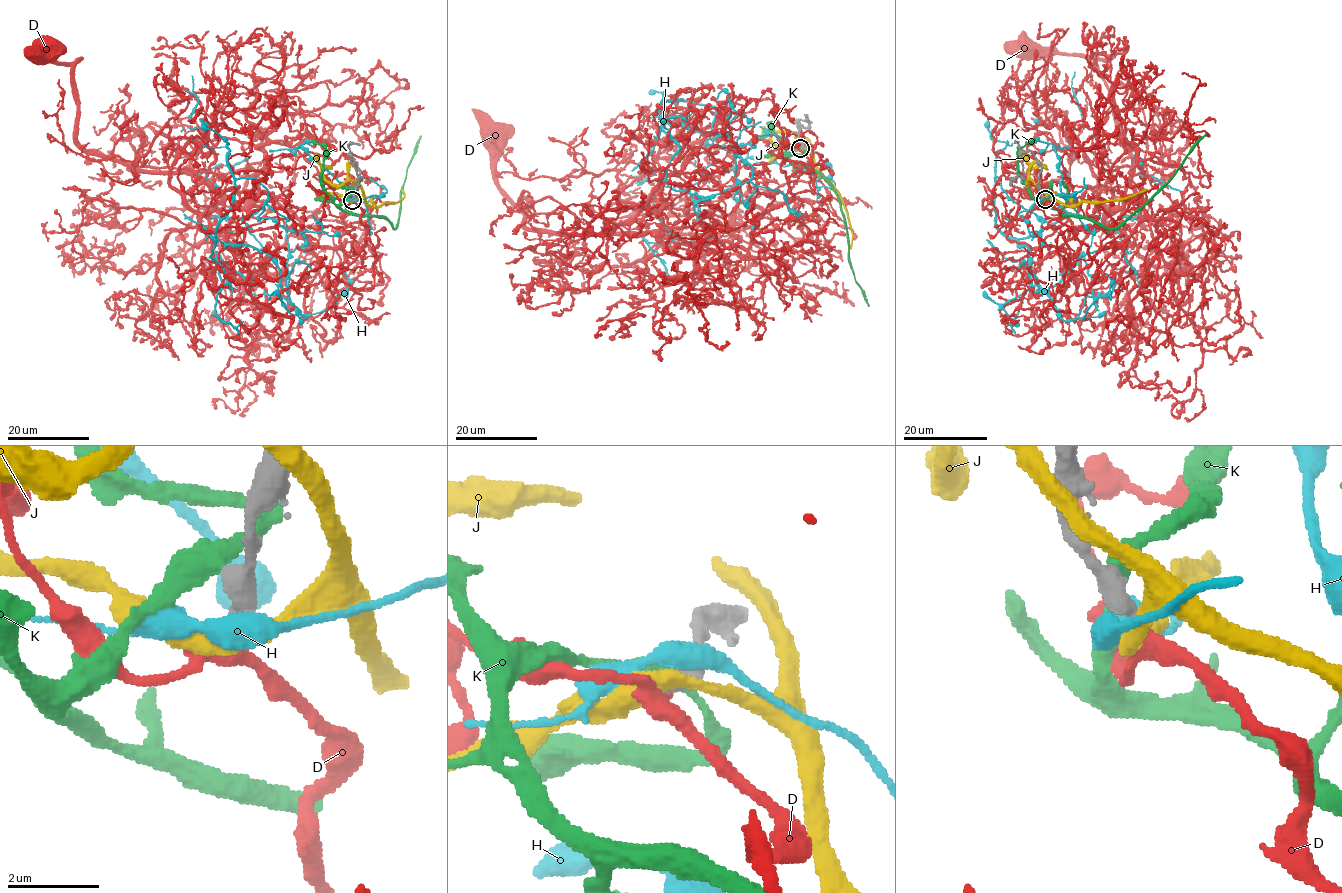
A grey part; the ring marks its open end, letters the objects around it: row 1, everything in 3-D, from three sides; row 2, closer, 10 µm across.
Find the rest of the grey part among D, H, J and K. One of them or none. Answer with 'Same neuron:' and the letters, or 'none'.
Same neuron: D

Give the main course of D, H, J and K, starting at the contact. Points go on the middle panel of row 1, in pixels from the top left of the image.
D: (800, 148), (814, 187), (771, 207), (741, 248), (536, 232), (527, 201), (517, 206), (500, 186), (493, 136)
H: (803, 146), (709, 144), (715, 108), (667, 100), (750, 166), (701, 199), (663, 185), (663, 122), (689, 116)
J: (801, 148), (812, 154), (815, 167), (834, 186), (843, 204), (852, 233), (849, 248)
K: (801, 146), (788, 146), (785, 154), (792, 161), (814, 169), (837, 196), (848, 243), (848, 261), (869, 306)

